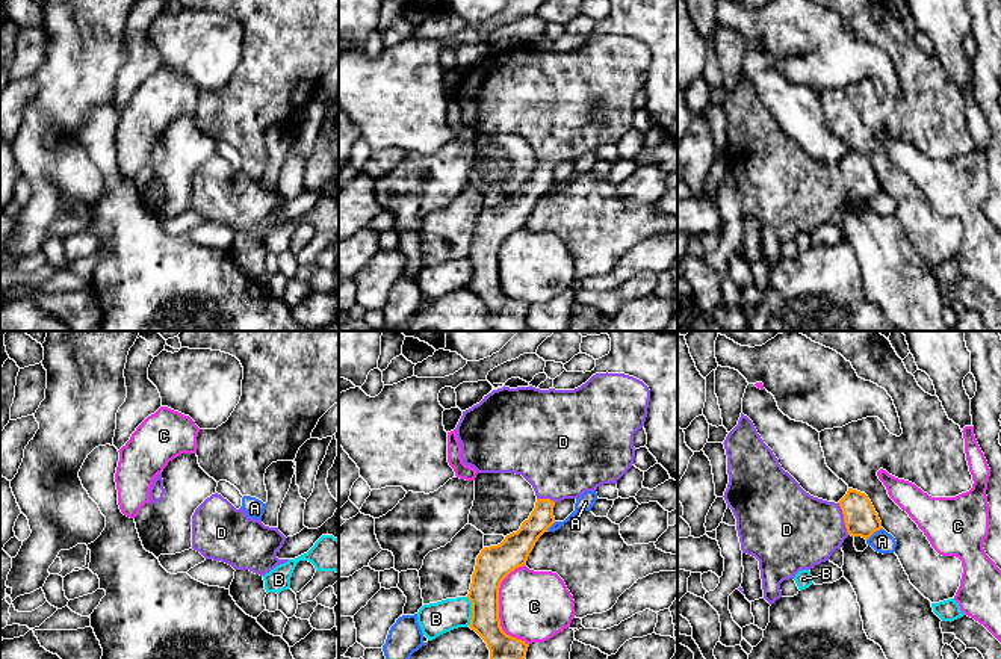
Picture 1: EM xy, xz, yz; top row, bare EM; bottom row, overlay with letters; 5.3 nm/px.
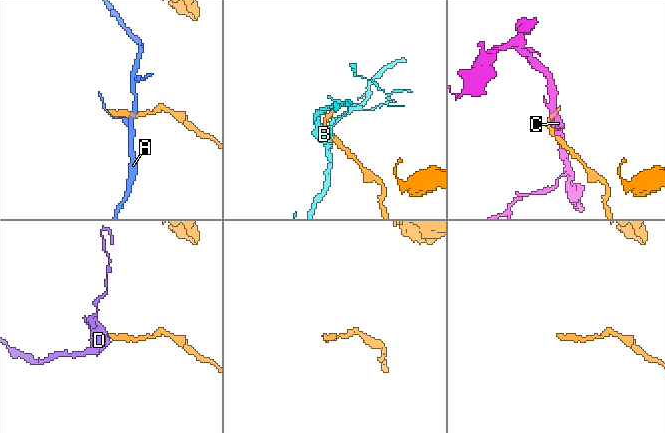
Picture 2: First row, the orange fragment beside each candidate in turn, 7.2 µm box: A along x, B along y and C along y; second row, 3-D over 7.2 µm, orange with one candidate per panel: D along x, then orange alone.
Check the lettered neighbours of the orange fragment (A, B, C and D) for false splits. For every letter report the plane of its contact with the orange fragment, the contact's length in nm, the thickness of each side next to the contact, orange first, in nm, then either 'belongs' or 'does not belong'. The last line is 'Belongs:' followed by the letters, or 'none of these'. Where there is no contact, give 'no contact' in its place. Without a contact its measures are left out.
A: yz | 110 nm | 180/120 nm | does not belong
B: xz | 150 nm | 170/180 nm | does not belong
C: xz | 440 nm | 190/380 nm | does not belong
D: yz | 190 nm | 180/400 nm | belongs
Belongs: D

